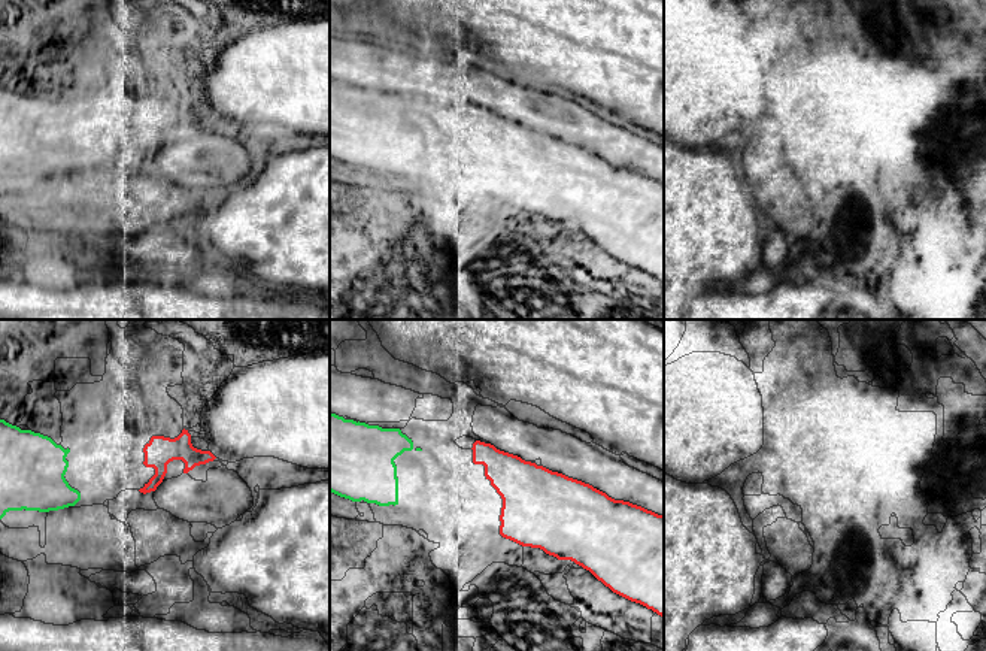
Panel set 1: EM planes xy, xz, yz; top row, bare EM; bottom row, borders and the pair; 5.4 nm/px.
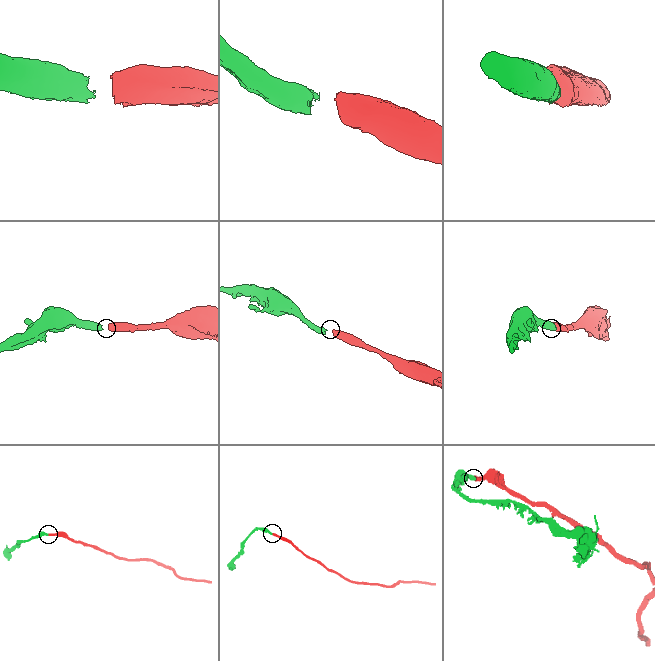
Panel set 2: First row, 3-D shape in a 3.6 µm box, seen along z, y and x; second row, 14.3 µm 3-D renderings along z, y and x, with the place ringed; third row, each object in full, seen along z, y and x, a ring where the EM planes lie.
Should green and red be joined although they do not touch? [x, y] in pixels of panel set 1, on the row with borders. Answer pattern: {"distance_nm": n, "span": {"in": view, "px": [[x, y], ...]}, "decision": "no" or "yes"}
{"distance_nm": 280, "span": {"in": "xz", "px": [[421, 450], [472, 448]]}, "decision": "yes"}

